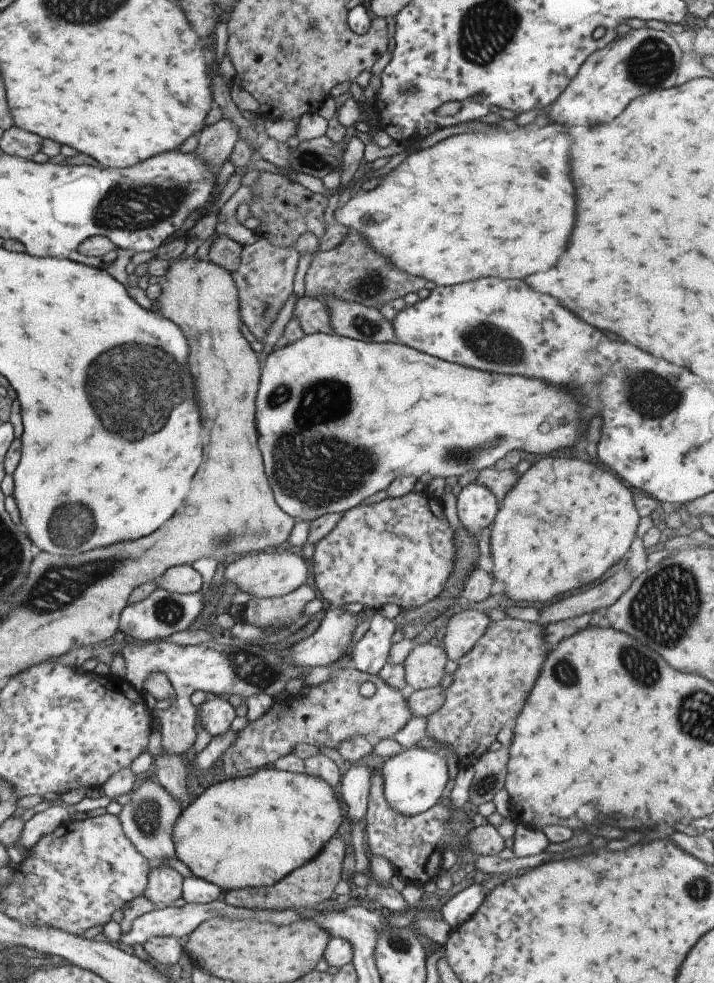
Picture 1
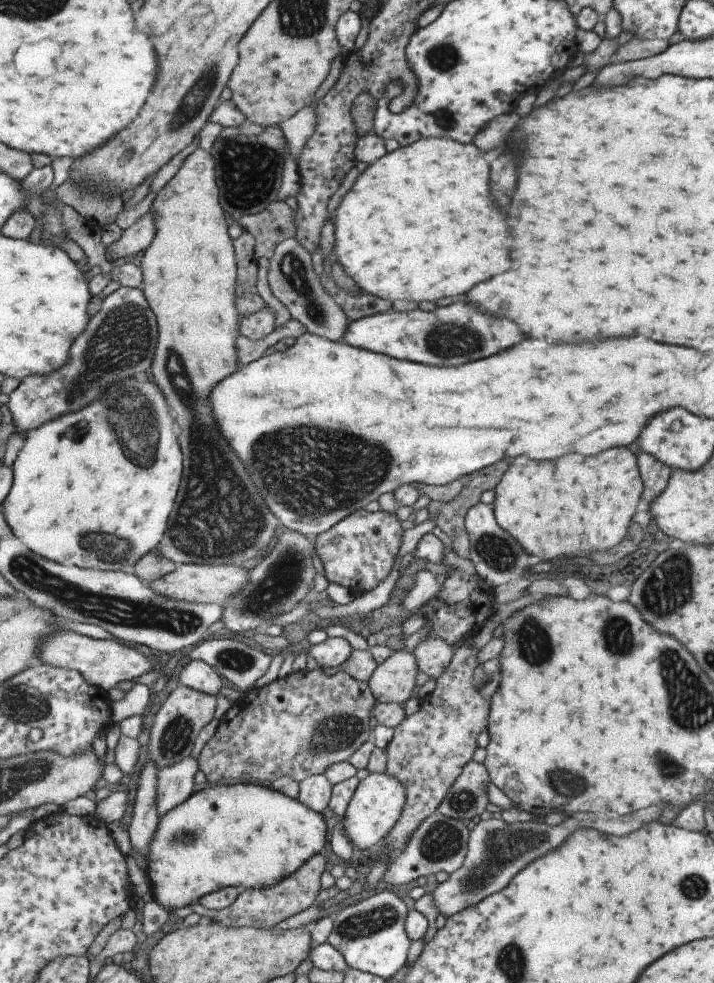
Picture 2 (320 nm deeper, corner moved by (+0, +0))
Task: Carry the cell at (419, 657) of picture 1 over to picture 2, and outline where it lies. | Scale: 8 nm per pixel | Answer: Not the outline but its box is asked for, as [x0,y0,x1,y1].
[366,651,417,705]

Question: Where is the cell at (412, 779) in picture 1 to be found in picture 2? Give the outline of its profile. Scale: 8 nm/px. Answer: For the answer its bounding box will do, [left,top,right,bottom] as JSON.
[341,773,405,853]

